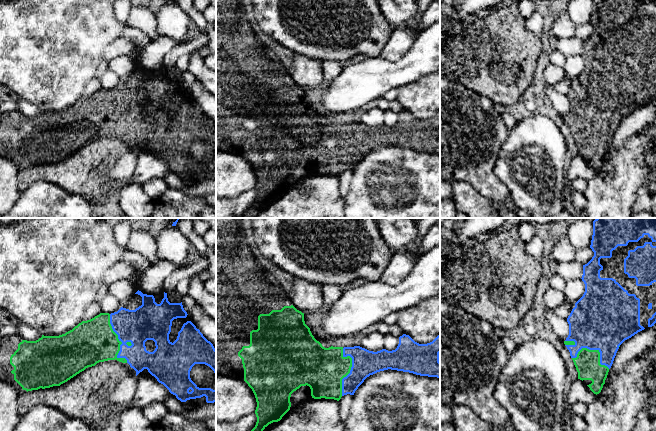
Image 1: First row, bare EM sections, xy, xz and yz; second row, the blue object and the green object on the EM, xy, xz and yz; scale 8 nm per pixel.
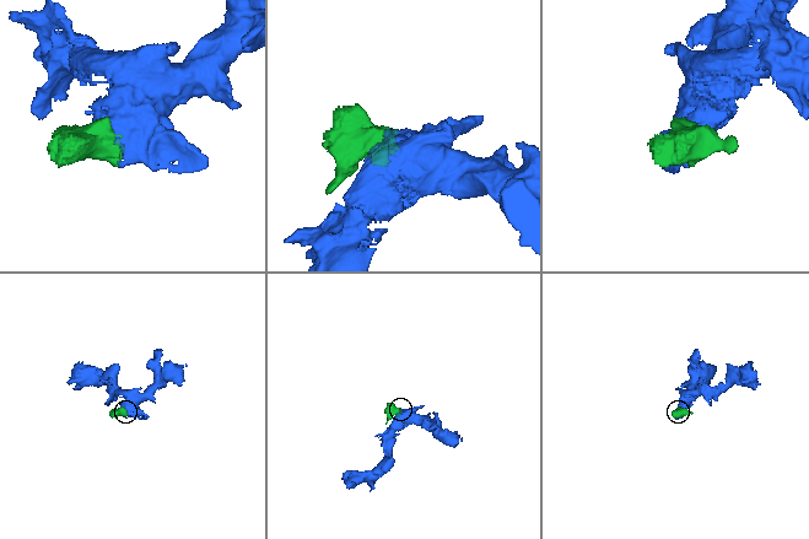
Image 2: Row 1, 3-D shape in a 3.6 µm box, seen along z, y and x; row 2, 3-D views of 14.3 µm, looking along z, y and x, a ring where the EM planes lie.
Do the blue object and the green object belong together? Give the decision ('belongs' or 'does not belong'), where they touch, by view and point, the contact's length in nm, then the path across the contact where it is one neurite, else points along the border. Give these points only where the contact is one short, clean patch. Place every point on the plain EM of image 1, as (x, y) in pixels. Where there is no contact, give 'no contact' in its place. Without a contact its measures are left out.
belongs; contact xy (120, 116); length 420 nm

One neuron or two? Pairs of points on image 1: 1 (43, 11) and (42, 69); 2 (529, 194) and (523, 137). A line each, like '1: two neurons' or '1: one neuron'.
1: one neuron
2: one neuron

